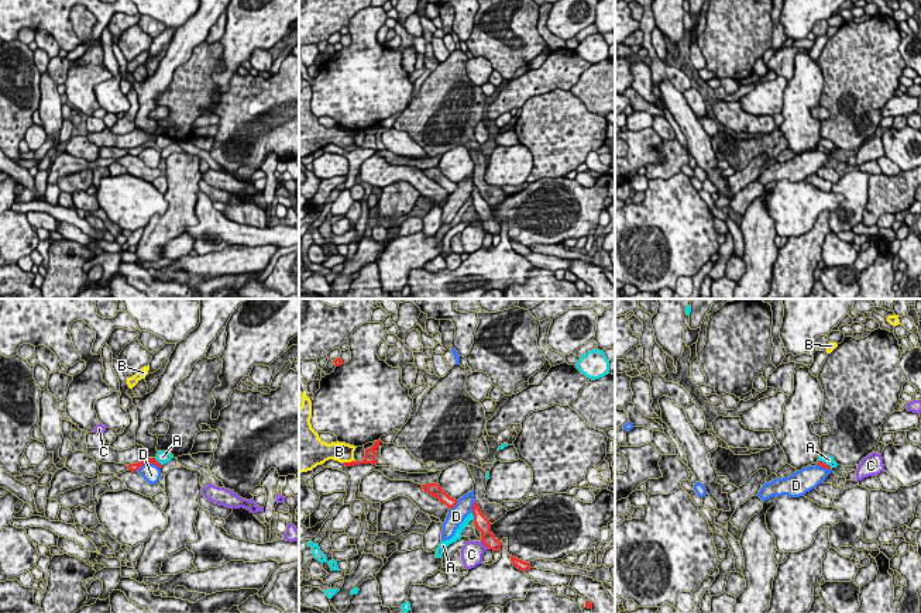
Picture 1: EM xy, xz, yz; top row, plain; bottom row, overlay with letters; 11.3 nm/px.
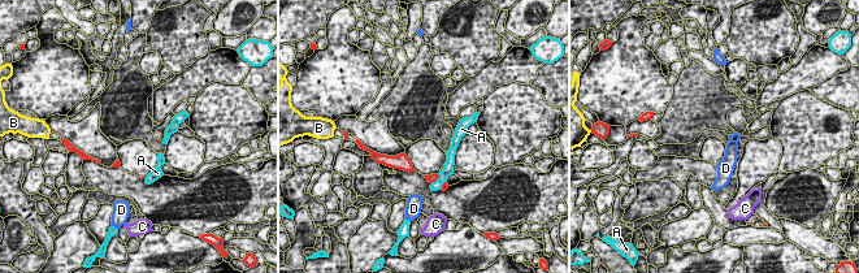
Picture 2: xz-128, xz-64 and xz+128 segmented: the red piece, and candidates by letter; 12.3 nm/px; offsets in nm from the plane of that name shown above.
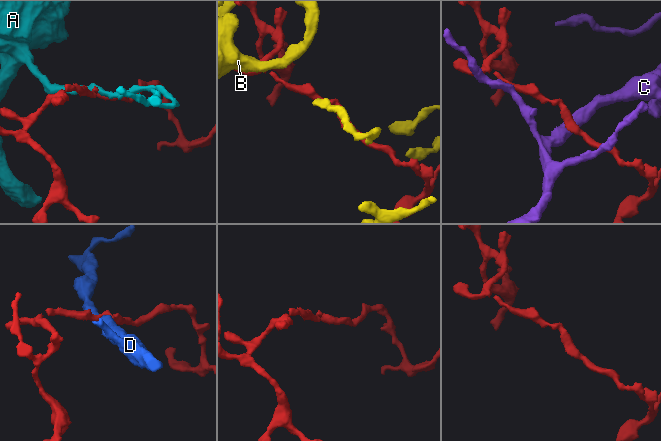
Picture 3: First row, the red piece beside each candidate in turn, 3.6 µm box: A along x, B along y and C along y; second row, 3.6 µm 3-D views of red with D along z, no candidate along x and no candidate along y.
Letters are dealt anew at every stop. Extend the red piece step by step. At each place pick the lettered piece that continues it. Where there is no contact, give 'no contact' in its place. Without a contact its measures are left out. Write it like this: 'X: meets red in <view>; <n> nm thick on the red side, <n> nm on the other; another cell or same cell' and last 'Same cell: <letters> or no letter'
A: meets red in xy; 70 nm thick on the red side, 160 nm on the other; another cell
B: meets red in xz; 120 nm thick on the red side, 220 nm on the other; another cell
C: meets red in xz; 160 nm thick on the red side, 260 nm on the other; another cell
D: meets red in xy; 100 nm thick on the red side, 200 nm on the other; another cell
Same cell: no letter

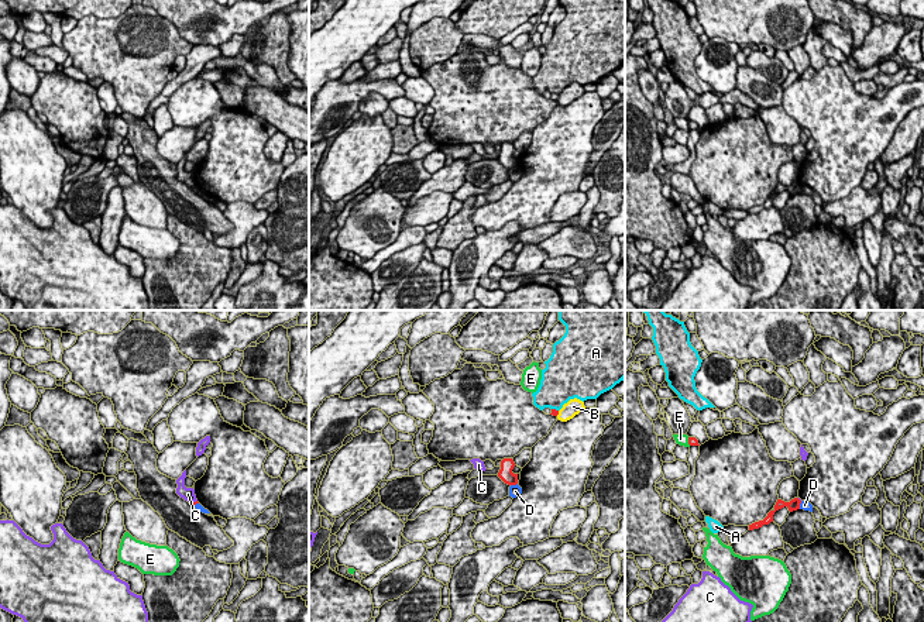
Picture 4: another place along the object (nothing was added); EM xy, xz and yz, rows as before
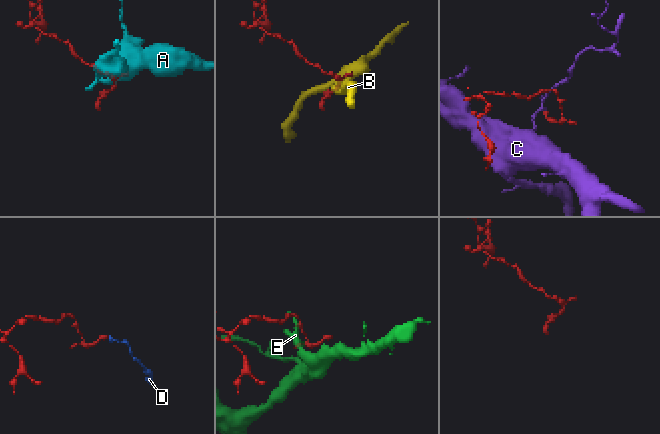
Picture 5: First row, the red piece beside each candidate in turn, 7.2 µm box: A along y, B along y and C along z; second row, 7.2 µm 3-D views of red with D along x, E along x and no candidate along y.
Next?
A: meets red in xz; 70 nm thick on the red side, 400 nm on the other; another cell
B: meets red in xz; 70 nm thick on the red side, 180 nm on the other; another cell
C: meets red in xy; 30 nm thick on the red side, 160 nm on the other; another cell
D: meets red in xz; 160 nm thick on the red side, 130 nm on the other; another cell
E: meets red in yz; 100 nm thick on the red side, 130 nm on the other; another cell
Same cell: no letter

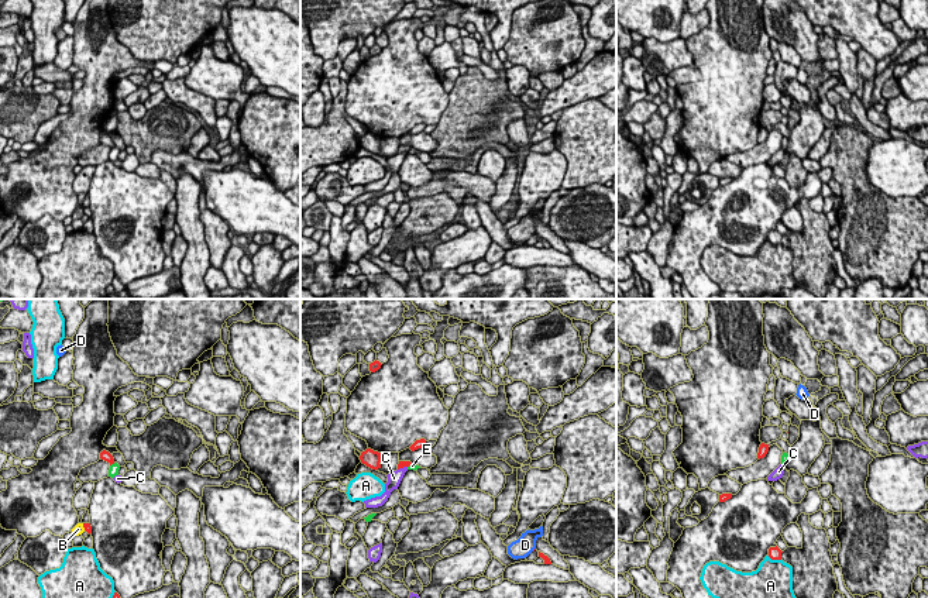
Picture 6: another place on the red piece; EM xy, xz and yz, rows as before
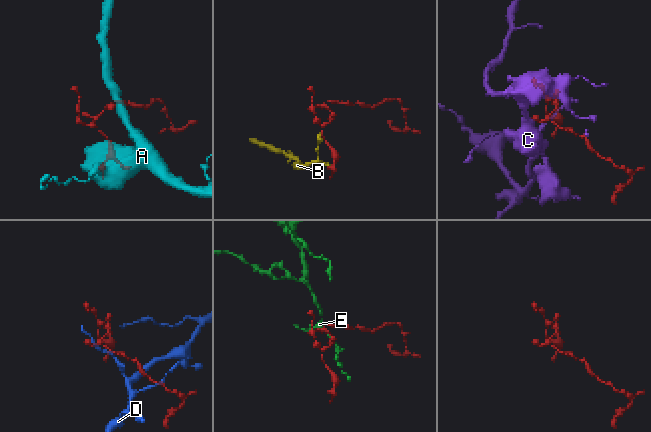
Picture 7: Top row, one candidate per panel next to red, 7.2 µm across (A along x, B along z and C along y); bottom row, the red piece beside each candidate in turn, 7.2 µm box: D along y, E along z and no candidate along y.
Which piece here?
A: meets red in yz; 160 nm thick on the red side, 440 nm on the other; another cell
B: meets red in xy; 90 nm thick on the red side, 120 nm on the other; same cell
C: meets red in xz; 70 nm thick on the red side, 160 nm on the other; another cell
D: no contact; another cell
E: meets red in xy; 120 nm thick on the red side, 120 nm on the other; another cell
Same cell: B

